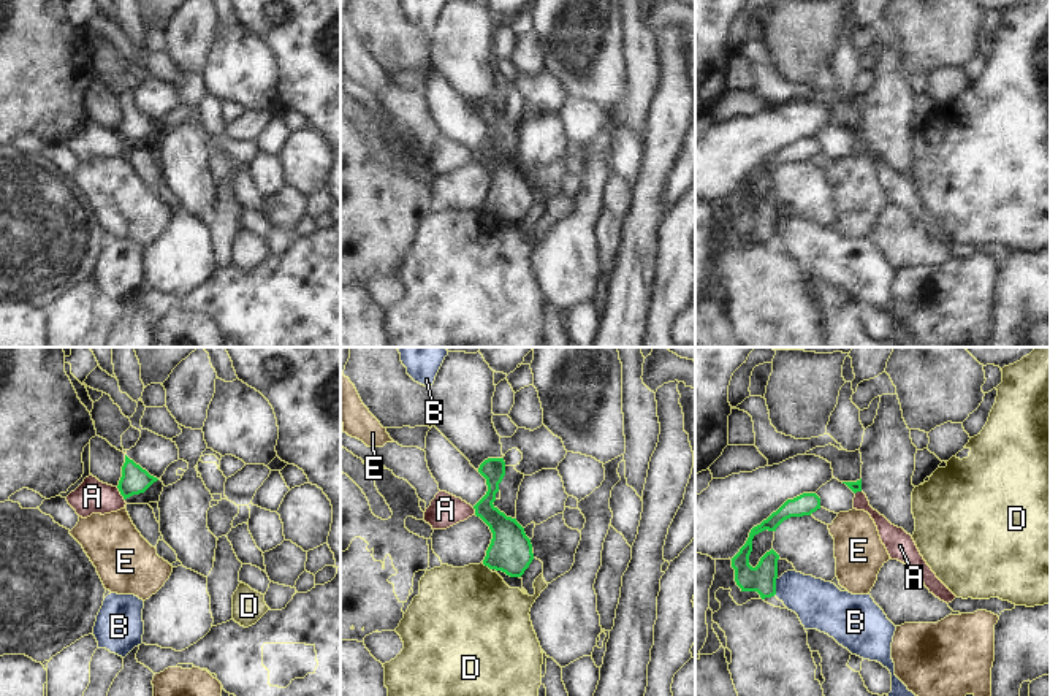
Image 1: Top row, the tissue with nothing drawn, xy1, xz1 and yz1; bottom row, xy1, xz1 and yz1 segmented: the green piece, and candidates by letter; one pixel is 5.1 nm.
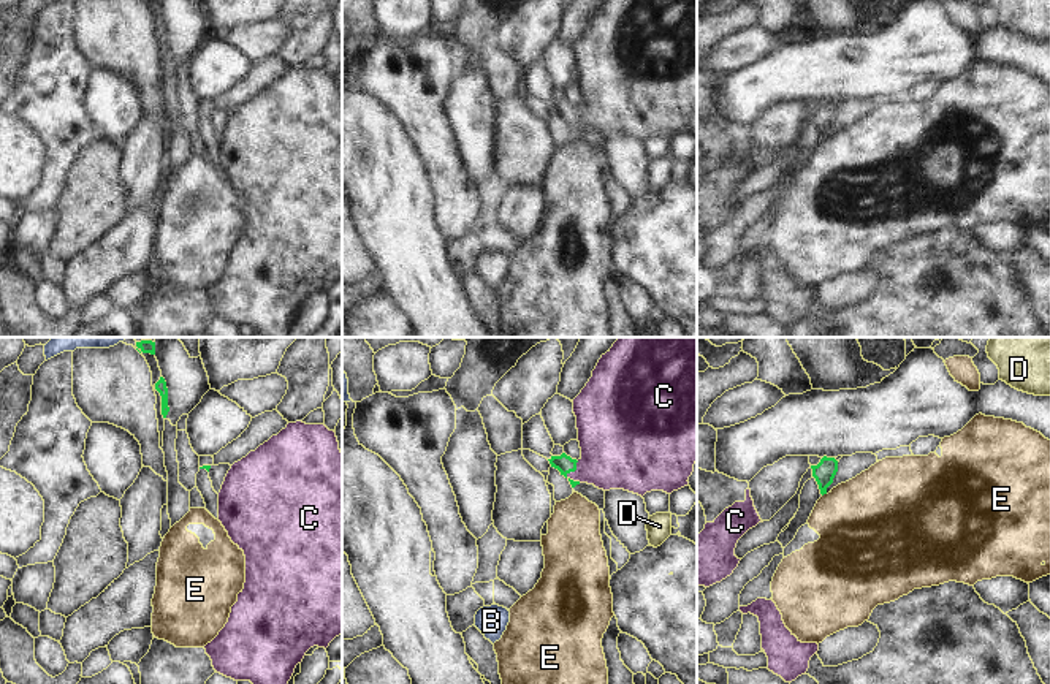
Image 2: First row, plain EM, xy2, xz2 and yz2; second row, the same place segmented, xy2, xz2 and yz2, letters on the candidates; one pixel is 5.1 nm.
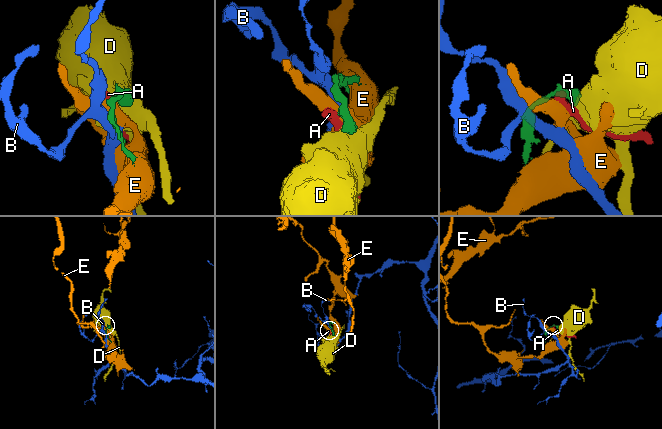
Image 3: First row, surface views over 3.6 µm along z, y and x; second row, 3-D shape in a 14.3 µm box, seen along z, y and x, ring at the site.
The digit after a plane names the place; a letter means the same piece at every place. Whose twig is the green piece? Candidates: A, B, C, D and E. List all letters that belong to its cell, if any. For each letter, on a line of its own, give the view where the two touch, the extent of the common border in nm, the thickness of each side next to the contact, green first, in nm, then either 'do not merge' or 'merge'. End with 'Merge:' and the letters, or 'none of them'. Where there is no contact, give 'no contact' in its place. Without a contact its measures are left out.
A: xy1 | 80 nm | 140/180 nm | do not merge
B: yz1 | 100 nm | 140/240 nm | do not merge
C: xz2 | 110 nm | 90/360 nm | merge
D: xz1 | 60 nm | 220/460 nm | do not merge
E: yz2 | 30 nm | 110/460 nm | do not merge
Merge: C

